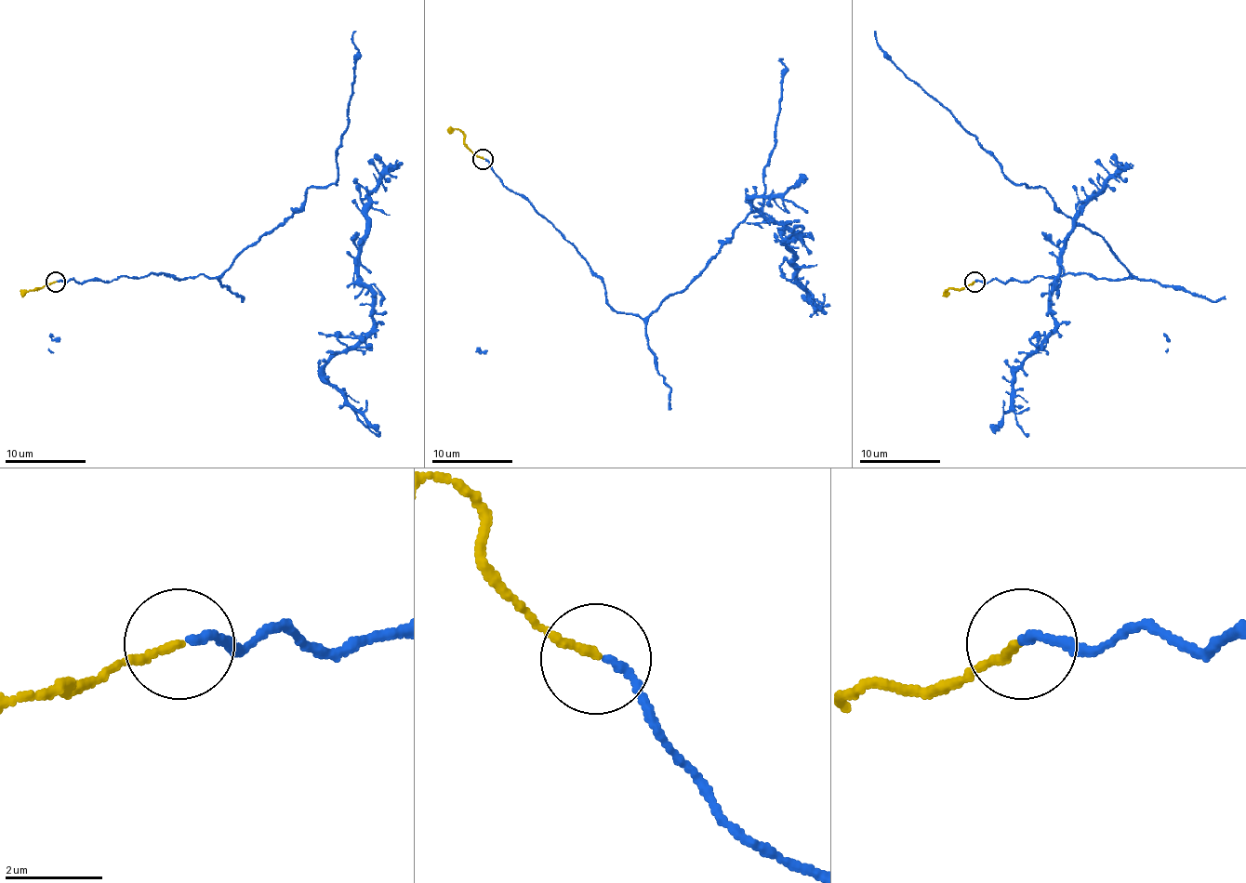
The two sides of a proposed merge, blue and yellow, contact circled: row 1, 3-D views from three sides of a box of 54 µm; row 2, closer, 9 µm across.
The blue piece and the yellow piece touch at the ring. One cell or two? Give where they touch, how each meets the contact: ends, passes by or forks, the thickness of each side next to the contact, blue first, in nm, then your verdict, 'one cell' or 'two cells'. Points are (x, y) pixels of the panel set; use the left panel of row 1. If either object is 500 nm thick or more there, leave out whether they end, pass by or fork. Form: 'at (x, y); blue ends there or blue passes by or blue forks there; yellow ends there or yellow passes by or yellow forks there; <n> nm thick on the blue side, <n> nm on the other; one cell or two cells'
at (56, 282); blue ends there; yellow ends there; 150 nm thick on the blue side, 150 nm on the other; one cell

